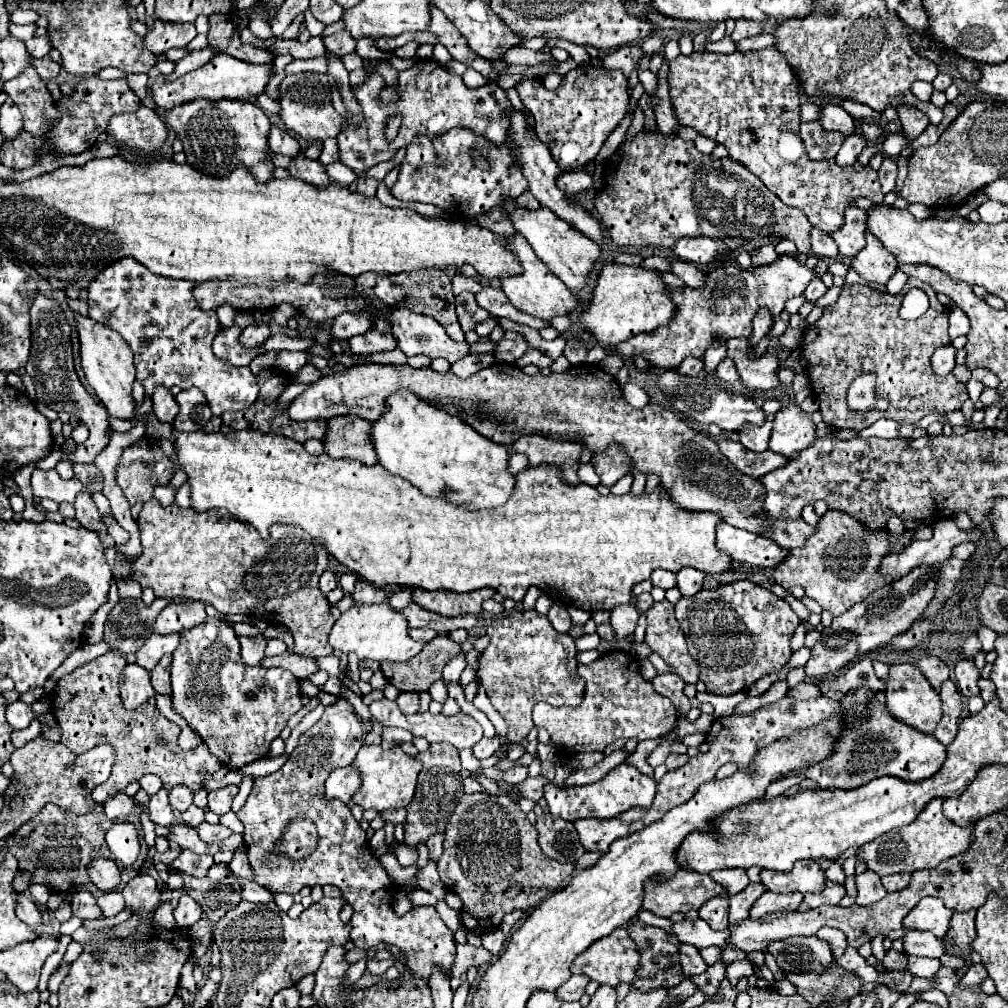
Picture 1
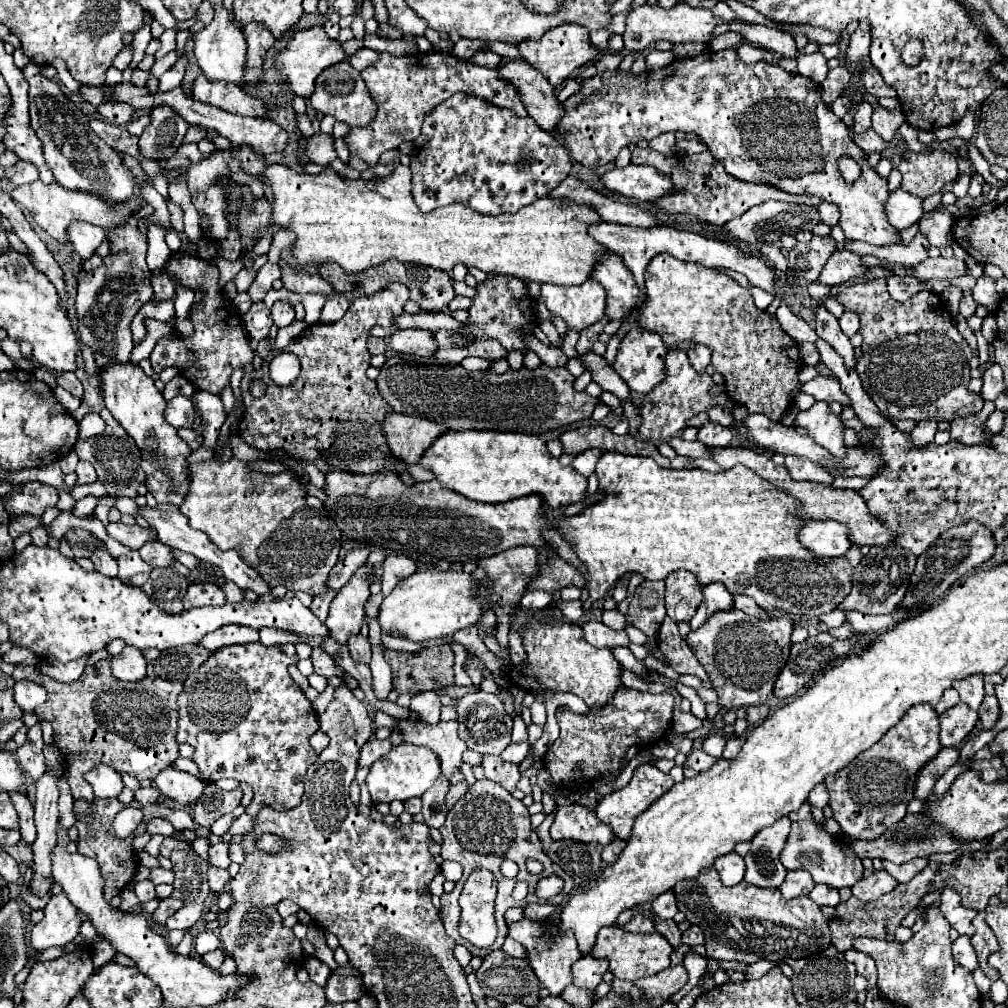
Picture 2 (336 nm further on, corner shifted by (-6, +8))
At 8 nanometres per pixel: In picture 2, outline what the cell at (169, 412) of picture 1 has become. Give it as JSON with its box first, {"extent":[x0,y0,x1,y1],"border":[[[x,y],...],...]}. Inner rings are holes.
{"extent":[164,396,196,428],"border":[[[176,396],[176,398],[172,398],[172,400],[168,402],[168,406],[166,406],[164,418],[166,418],[166,422],[168,422],[170,426],[174,426],[174,428],[192,428],[194,418],[196,418],[192,400],[186,398],[186,396]]]}

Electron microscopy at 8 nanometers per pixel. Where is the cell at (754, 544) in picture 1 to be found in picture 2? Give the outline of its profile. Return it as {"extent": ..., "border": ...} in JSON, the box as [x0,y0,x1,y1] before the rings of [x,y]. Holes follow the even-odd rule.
{"extent":[798,520,850,556],"border":[[[808,520],[798,530],[798,540],[816,556],[842,556],[850,548],[846,526],[832,520]]]}

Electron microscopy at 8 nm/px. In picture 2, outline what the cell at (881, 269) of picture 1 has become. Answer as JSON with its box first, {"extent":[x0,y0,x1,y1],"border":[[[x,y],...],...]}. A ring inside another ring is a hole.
{"extent":[910,258,966,280],"border":[[[928,258],[916,266],[910,266],[910,274],[918,280],[952,280],[956,276],[962,276],[966,270],[966,264],[956,258]]]}

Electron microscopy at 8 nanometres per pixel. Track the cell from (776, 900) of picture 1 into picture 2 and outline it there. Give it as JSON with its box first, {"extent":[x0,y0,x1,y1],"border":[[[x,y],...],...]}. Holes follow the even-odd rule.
{"extent":[780,870,814,900],"border":[[[798,870],[798,872],[788,872],[786,874],[786,878],[780,886],[780,892],[786,900],[792,900],[792,898],[808,894],[812,888],[814,888],[812,876],[806,870]]]}

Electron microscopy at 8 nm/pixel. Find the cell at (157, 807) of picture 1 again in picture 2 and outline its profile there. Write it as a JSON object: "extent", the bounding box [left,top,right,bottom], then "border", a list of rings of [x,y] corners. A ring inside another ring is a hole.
{"extent":[134,786,160,804],"border":[[[154,786],[152,788],[140,788],[134,794],[136,794],[136,802],[140,802],[140,804],[154,804],[160,796],[158,788],[154,788]]]}

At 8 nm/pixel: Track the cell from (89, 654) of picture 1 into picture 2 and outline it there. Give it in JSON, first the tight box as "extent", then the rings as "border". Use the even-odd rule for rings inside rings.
{"extent":[110,646,160,682],"border":[[[126,646],[120,654],[116,654],[110,660],[112,674],[114,674],[114,678],[124,680],[124,682],[138,682],[138,680],[146,678],[146,666],[148,666],[146,660],[156,660],[158,654],[160,654],[160,650],[156,650],[156,648],[146,648],[144,652],[140,652],[138,648]]]}

